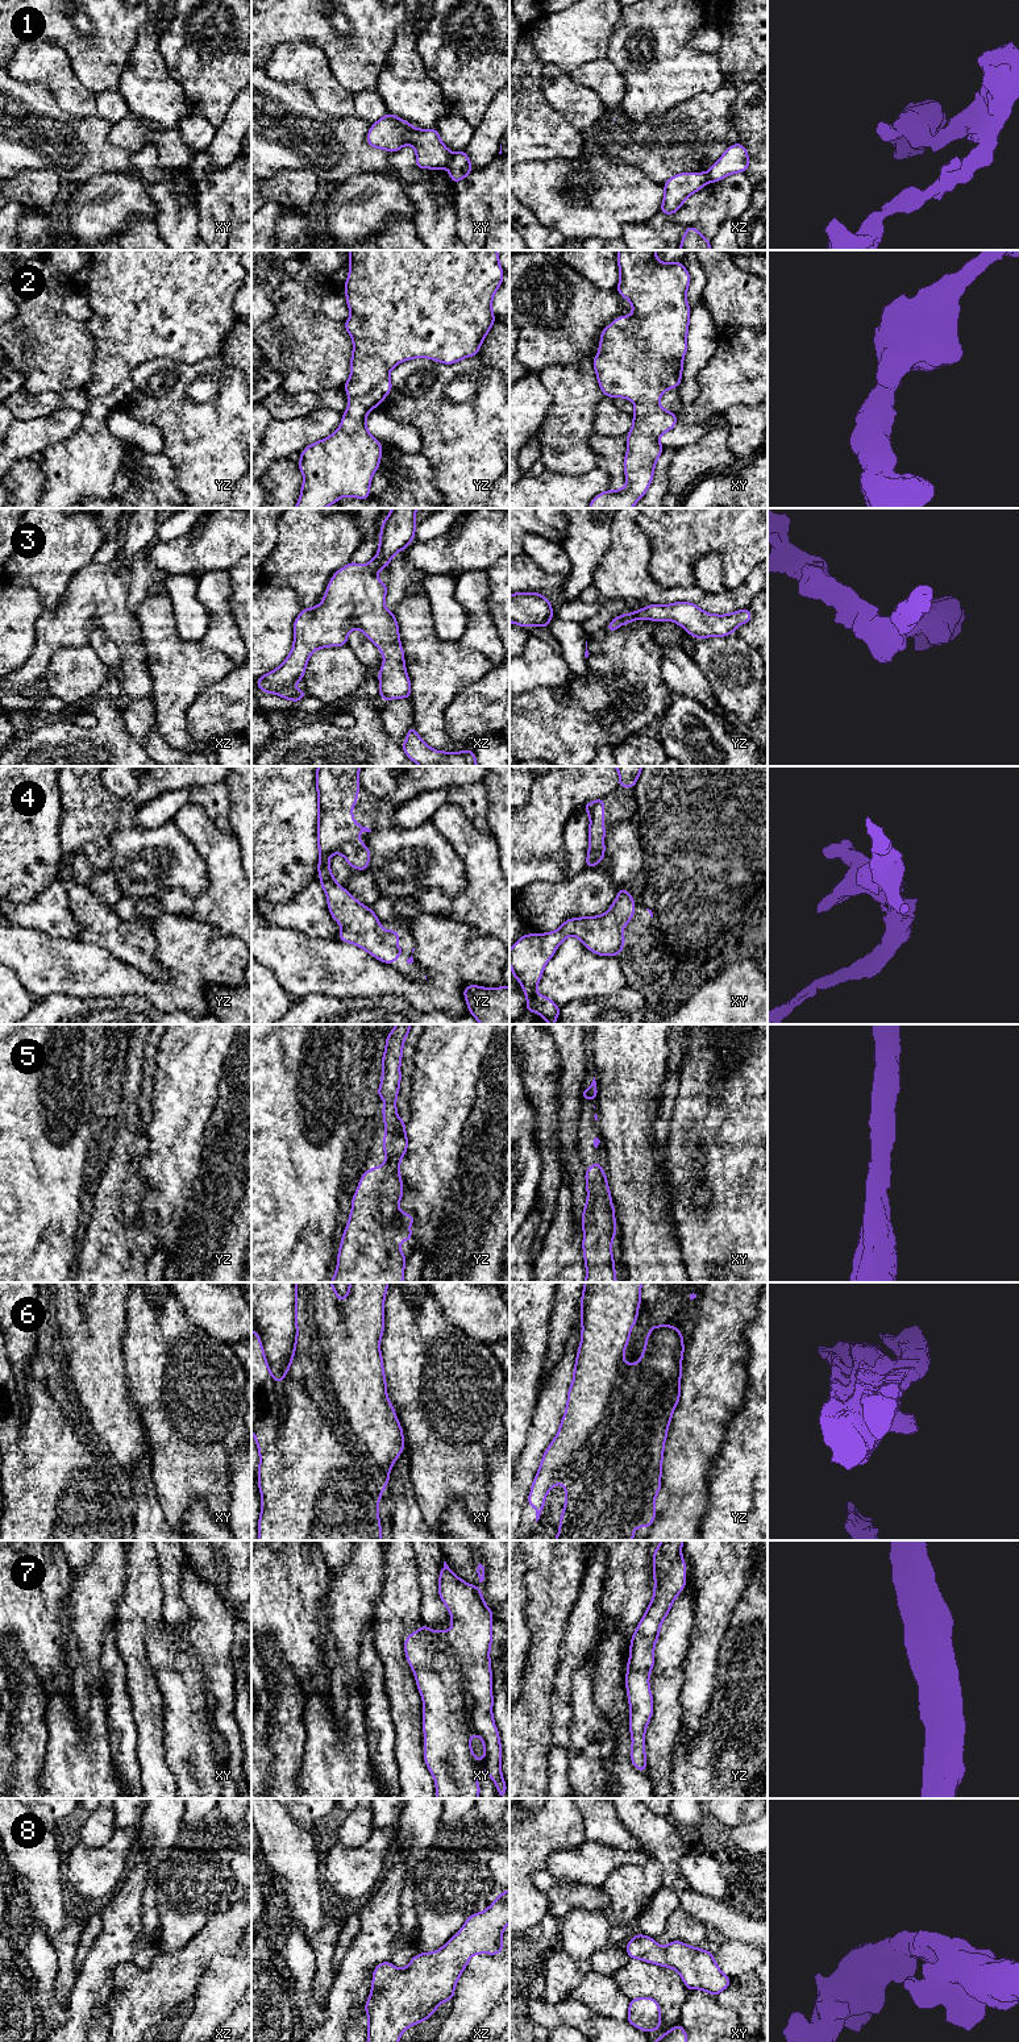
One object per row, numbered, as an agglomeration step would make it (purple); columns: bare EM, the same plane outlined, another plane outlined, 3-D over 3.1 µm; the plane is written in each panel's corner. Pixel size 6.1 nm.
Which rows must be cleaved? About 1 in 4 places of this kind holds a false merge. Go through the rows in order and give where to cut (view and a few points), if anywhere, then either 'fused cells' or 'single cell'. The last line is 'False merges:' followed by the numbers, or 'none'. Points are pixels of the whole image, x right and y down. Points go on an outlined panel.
1: cut in xy along (452, 153), (446, 167); fused cells
2: no cut; single cell
3: no cut; single cell
4: no cut; single cell
5: no cut; single cell
6: cut in xy along (312, 1282), (313, 1321), (335, 1394), (354, 1434), (387, 1476); fused cells
7: no cut; single cell
8: no cut; single cell
False merges: 1, 6

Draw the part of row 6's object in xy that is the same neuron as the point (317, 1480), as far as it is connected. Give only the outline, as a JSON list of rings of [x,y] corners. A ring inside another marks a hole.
[[[295,1282],[294,1352],[282,1381],[273,1377],[259,1334],[251,1331],[251,1432],[259,1453],[258,1486],[262,1498],[259,1540],[382,1540],[378,1505],[388,1476],[355,1435],[329,1376],[329,1364],[315,1322],[313,1282]]]

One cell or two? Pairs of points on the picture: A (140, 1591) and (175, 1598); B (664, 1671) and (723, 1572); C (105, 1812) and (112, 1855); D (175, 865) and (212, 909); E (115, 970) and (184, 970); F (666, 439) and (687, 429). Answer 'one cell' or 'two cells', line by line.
A: two cells
B: two cells
C: two cells
D: two cells
E: one cell
F: one cell

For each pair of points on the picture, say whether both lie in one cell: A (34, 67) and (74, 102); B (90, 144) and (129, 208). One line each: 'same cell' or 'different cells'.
A: same cell
B: different cells

